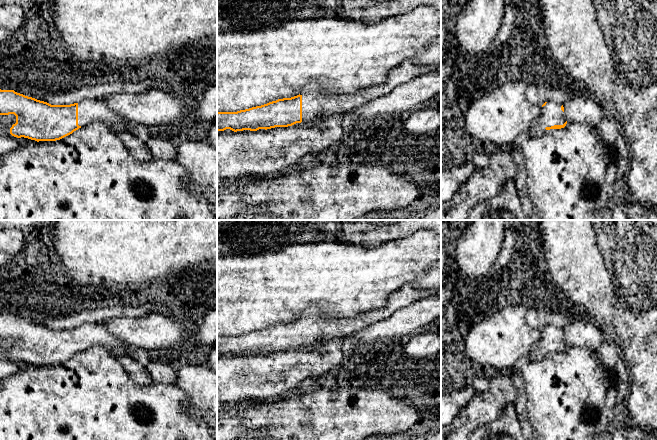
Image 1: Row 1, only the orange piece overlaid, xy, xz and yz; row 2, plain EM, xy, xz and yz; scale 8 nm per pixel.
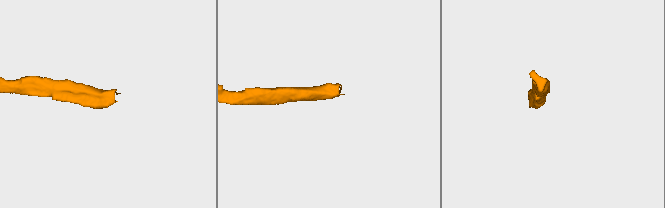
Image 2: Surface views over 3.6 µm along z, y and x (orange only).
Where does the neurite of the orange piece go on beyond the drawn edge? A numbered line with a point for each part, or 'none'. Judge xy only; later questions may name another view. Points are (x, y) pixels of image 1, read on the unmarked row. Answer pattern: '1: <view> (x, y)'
1: xy (90, 334)

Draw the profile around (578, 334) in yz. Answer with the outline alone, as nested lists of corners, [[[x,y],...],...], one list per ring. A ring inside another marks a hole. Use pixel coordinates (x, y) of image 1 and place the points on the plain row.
[[[573,322],[563,329],[565,341],[570,346],[595,351],[604,341],[600,328],[587,322]]]

